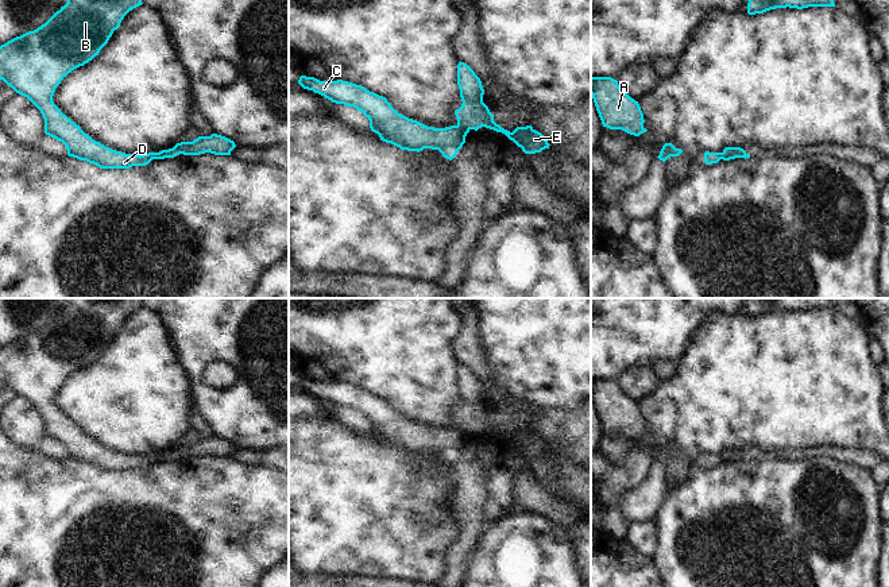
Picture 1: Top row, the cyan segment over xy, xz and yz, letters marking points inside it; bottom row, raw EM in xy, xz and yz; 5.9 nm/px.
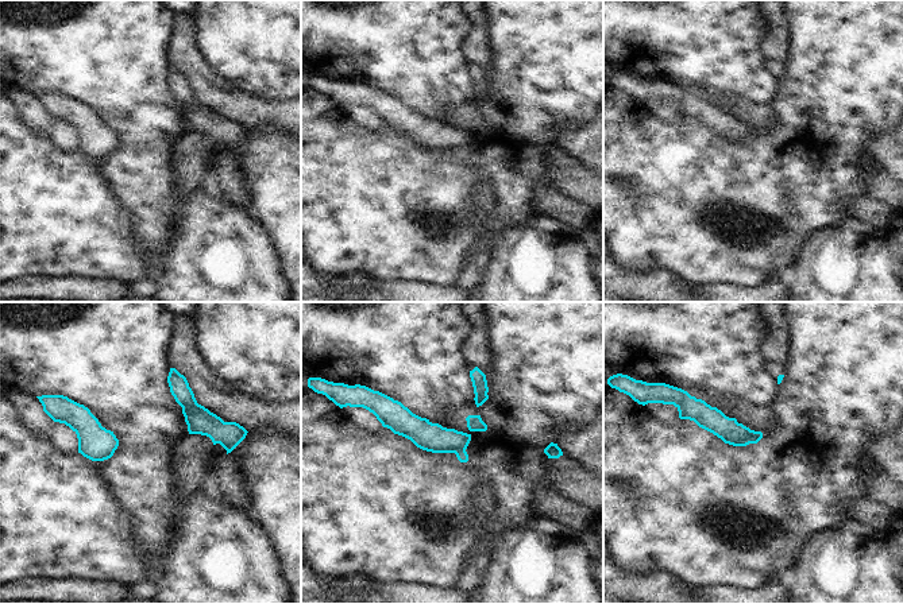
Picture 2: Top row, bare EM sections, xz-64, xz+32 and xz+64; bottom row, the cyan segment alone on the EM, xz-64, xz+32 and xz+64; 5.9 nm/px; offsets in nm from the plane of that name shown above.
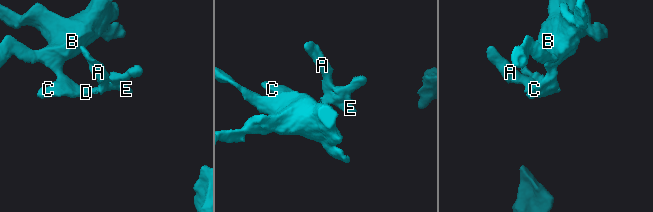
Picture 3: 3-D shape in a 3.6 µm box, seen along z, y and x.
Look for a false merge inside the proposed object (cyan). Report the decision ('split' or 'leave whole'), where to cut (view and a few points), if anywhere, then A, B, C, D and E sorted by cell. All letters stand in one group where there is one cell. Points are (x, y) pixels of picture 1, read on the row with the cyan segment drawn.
split; cut in xz along (456, 126), (467, 132); A E / B C D

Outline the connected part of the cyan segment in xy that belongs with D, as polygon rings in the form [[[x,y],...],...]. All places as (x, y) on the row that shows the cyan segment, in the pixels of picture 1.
[[[67,0],[45,24],[0,46],[0,80],[27,97],[45,119],[45,134],[62,142],[67,155],[100,169],[146,166],[158,152],[132,155],[105,147],[85,134],[54,104],[53,96],[61,81],[74,69],[98,55],[124,16],[142,5],[142,0]]]

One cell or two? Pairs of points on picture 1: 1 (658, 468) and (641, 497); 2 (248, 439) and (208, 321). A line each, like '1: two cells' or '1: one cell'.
1: one cell
2: one cell

